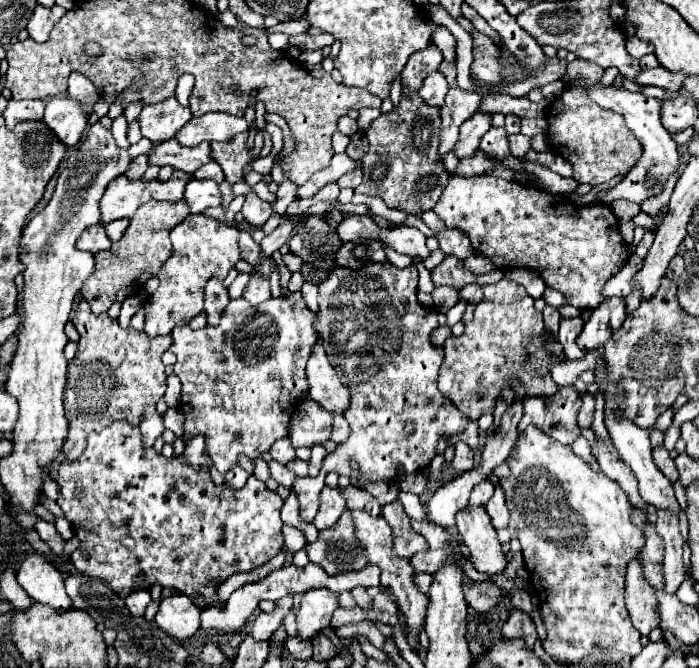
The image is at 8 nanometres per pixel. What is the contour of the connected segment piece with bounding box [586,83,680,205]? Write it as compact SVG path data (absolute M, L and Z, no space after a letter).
M600 83L590 85L586 89L590 91L590 99L596 101L600 107L614 109L616 113L624 115L626 127L636 135L636 139L644 147L644 153L642 153L640 161L628 171L628 175L616 187L612 187L606 195L600 195L598 201L612 203L616 199L628 199L632 203L642 205L646 199L660 195L662 189L664 189L664 183L668 181L668 177L672 173L678 171L678 165L680 165L678 163L678 145L672 139L672 135L660 123L660 107L662 107L662 103L658 99L646 97L642 93L630 93L626 89L616 89L616 87L602 87Z

